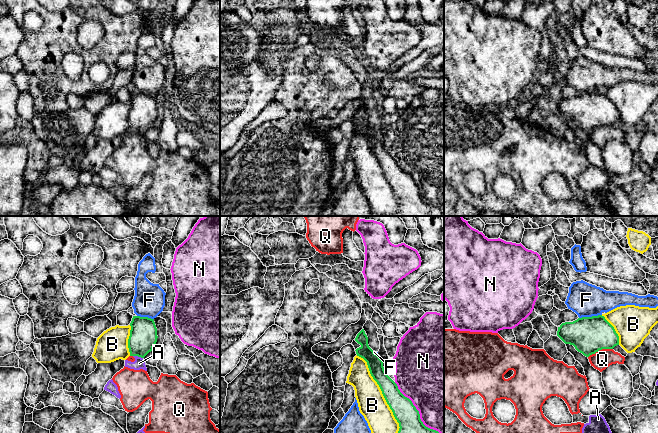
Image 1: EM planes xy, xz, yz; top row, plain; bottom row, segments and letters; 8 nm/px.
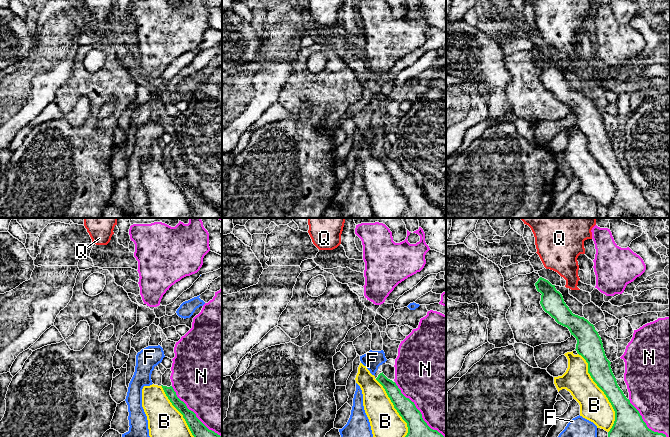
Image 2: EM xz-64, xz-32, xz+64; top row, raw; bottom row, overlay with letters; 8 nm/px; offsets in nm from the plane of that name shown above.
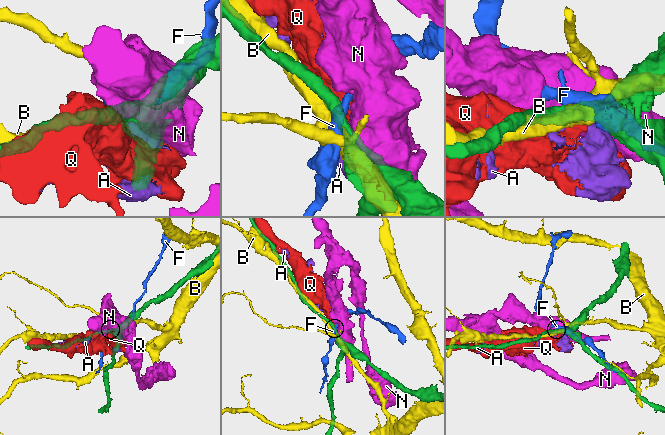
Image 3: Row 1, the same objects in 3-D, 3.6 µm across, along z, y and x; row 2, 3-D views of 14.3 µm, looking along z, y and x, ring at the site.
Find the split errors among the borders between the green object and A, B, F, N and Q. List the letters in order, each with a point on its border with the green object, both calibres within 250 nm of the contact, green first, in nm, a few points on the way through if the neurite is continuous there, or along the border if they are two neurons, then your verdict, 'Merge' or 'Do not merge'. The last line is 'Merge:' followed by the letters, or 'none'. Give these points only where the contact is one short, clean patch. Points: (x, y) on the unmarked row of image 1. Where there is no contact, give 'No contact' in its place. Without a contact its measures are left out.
A: Touches green at xy (138, 132). Thickness 220 nm (green) against 90 nm. Do not merge
B: Touches green at xz (382, 169). Thickness 180 nm (green) against 220 nm. Do not merge
F: Touches green at yz (590, 93). Thickness 300 nm (green) against 280 nm. Boundary: yz (601, 90), (579, 94). Do not merge
N: Touches green at xz (418, 188). Thickness 260 nm (green) against 480 nm. Do not merge
Q: Touches green at yz (600, 125). Thickness 300 nm (green) against 150 nm. Do not merge
Merge: none

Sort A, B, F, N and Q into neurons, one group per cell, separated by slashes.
A Q / B / F / N

